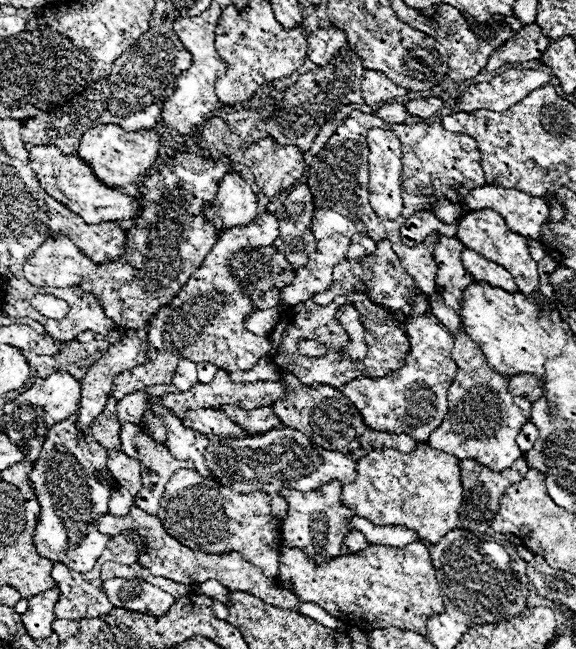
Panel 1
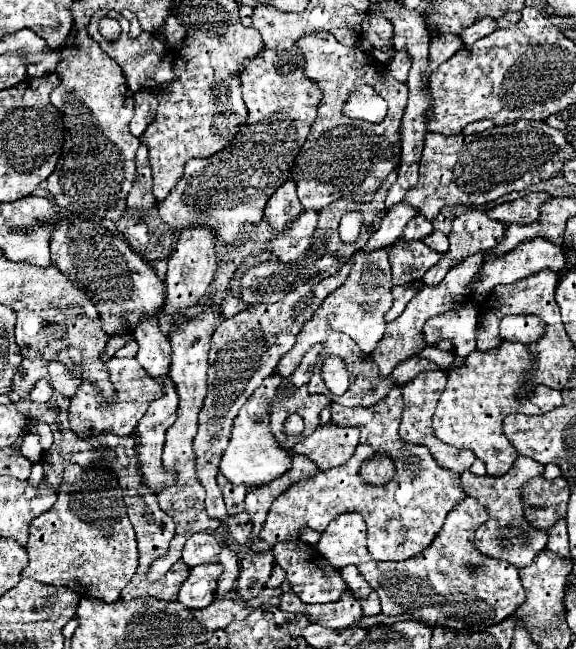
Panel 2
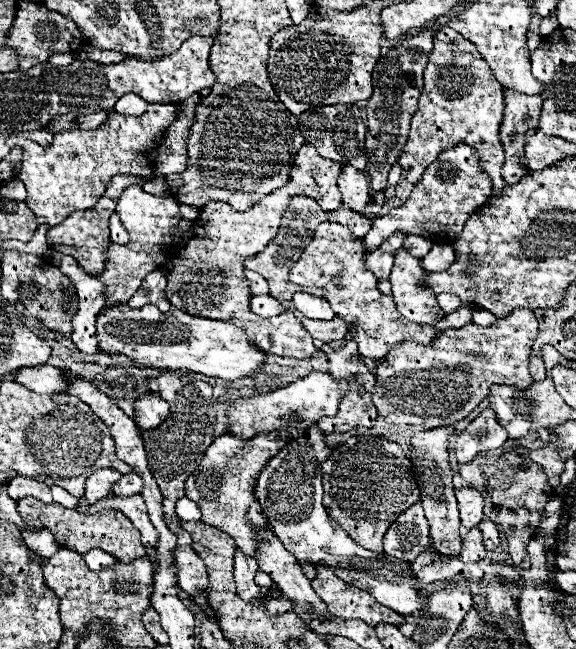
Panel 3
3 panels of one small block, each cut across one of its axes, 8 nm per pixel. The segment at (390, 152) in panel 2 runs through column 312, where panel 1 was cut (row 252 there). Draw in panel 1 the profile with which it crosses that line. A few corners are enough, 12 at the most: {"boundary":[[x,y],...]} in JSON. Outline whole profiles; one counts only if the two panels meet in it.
{"boundary":[[188,146],[142,176],[118,260],[58,234],[26,258],[34,286],[80,286],[138,330],[216,244],[204,208],[228,154]]}

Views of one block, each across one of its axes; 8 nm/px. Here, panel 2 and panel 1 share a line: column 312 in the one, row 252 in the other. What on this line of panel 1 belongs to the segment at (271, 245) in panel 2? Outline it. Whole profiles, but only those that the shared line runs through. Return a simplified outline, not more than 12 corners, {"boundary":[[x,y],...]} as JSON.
{"boundary":[[272,212],[226,230],[148,326],[148,362],[112,396],[170,384],[182,358],[252,370],[268,338],[228,268],[278,238]]}

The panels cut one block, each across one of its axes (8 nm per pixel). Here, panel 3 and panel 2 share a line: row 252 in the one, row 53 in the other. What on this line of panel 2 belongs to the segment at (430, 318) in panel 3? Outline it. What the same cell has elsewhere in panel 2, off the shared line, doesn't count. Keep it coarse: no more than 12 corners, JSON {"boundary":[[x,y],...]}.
{"boundary":[[396,52],[388,70],[398,82],[406,82],[410,54]]}

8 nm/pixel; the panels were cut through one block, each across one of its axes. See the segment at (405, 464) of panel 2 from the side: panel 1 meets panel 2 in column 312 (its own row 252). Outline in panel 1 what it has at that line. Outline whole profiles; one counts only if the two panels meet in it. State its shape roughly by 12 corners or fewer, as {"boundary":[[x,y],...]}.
{"boundary":[[470,210],[456,238],[504,266],[524,296],[540,288],[526,238],[490,210]]}

